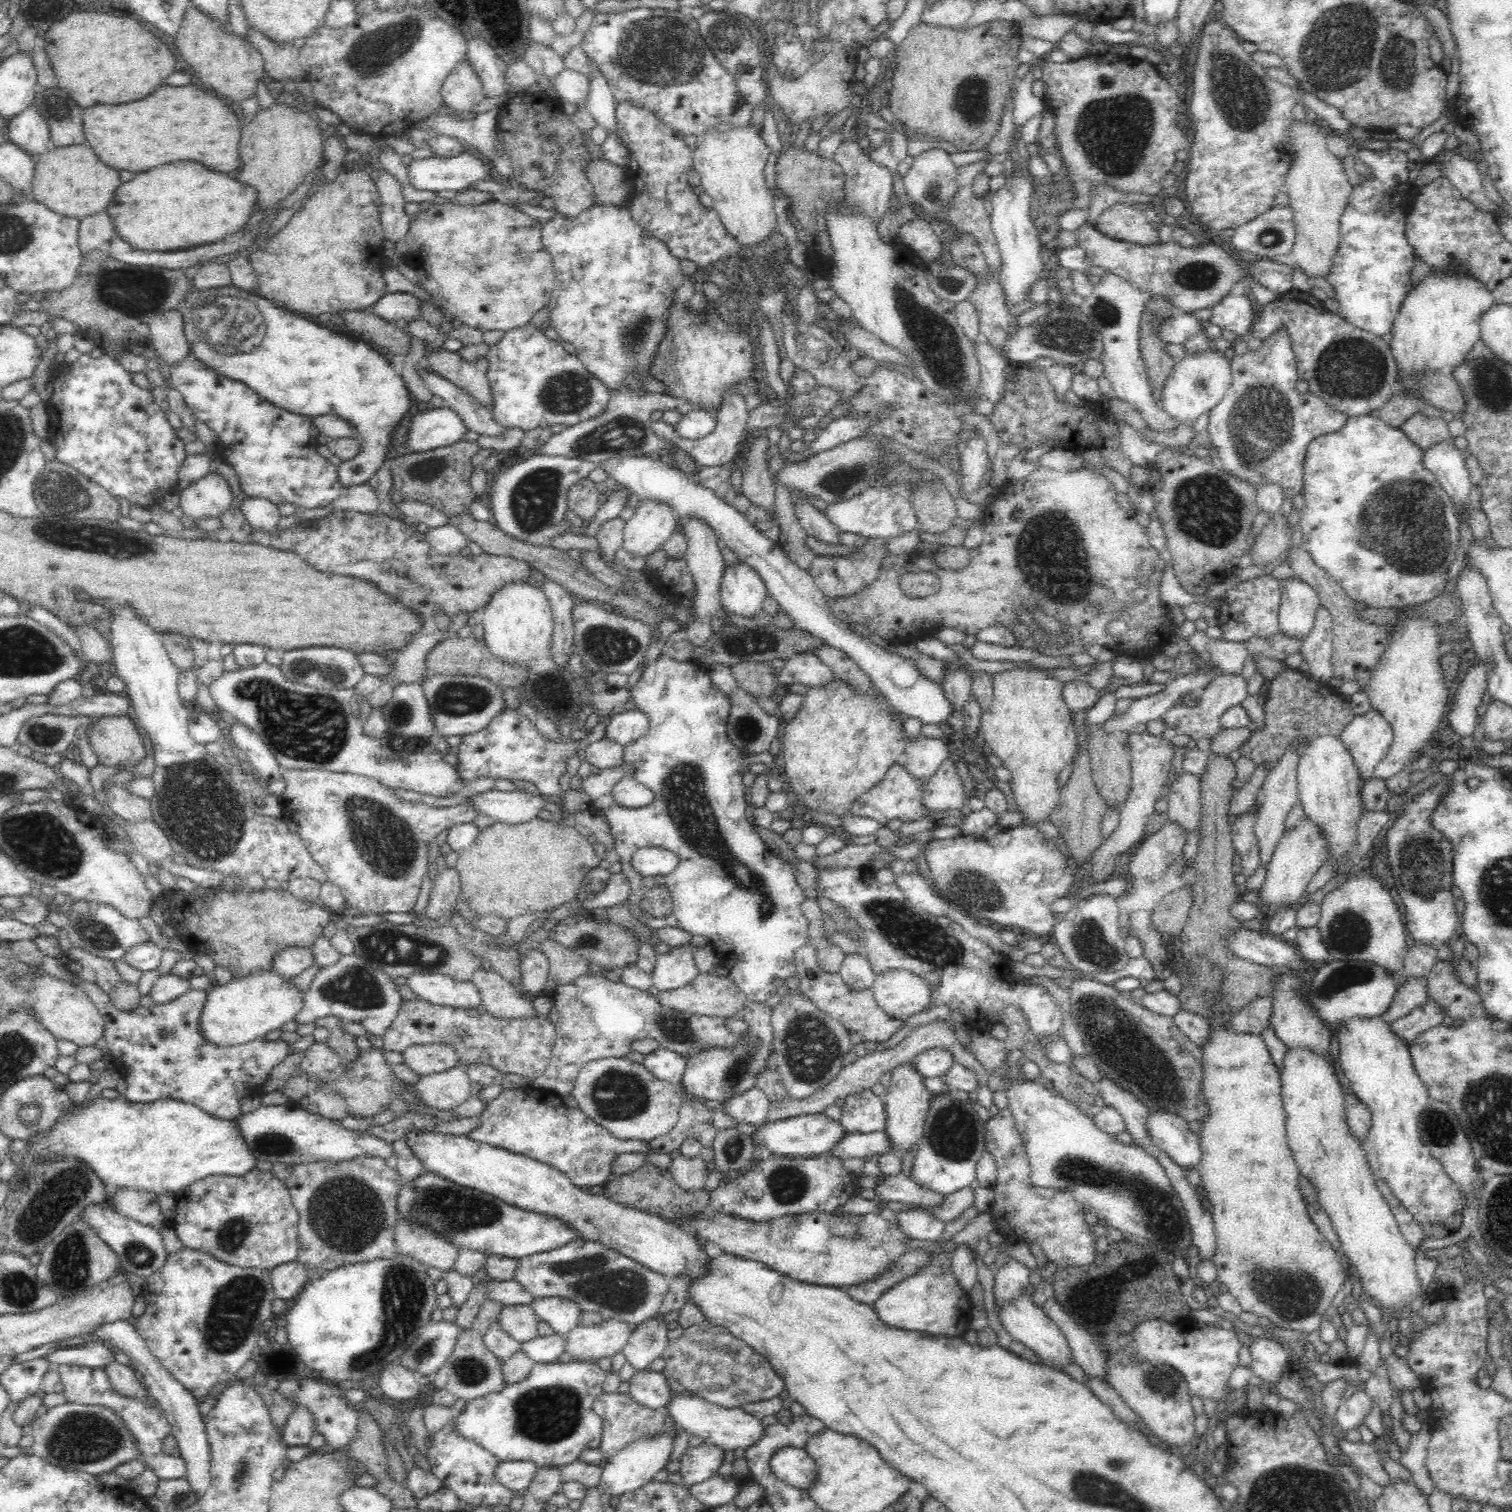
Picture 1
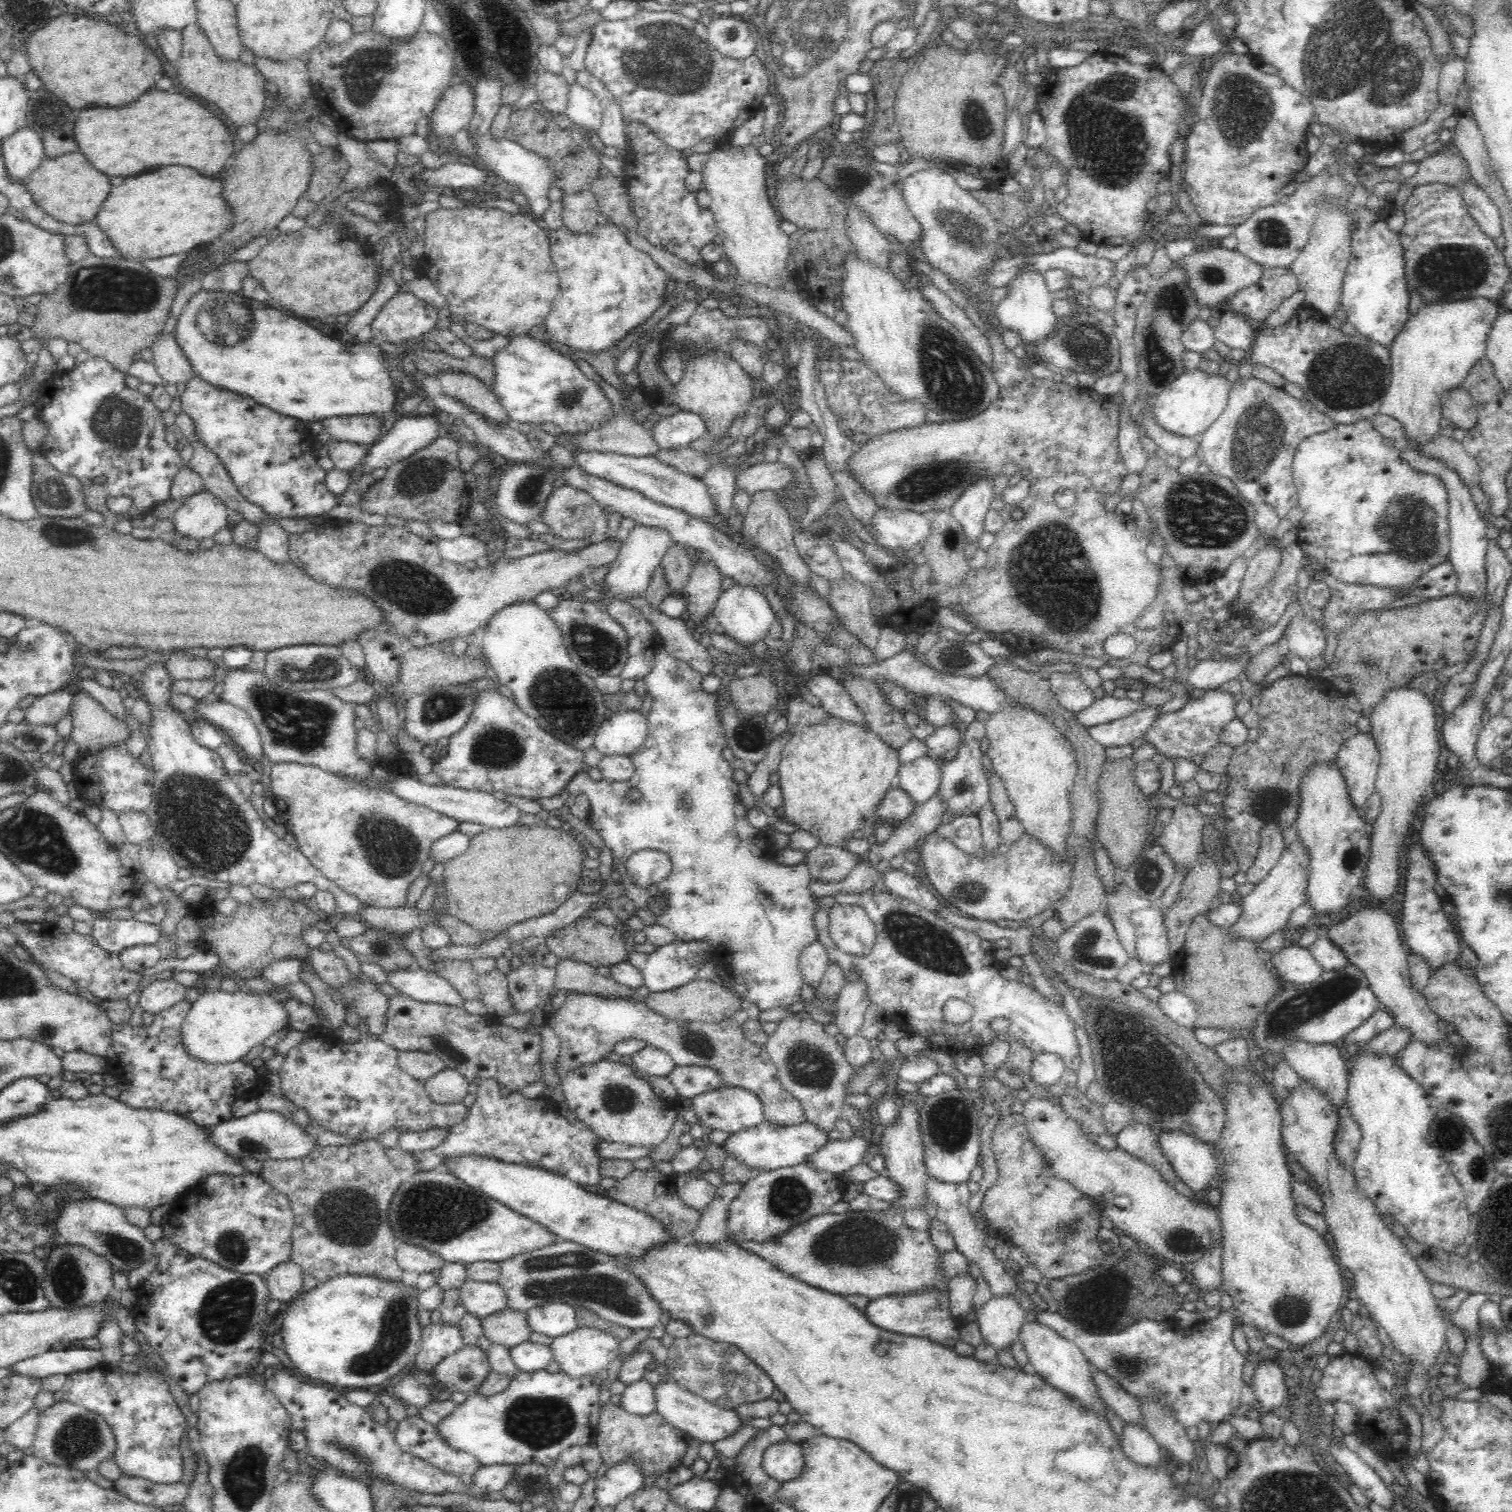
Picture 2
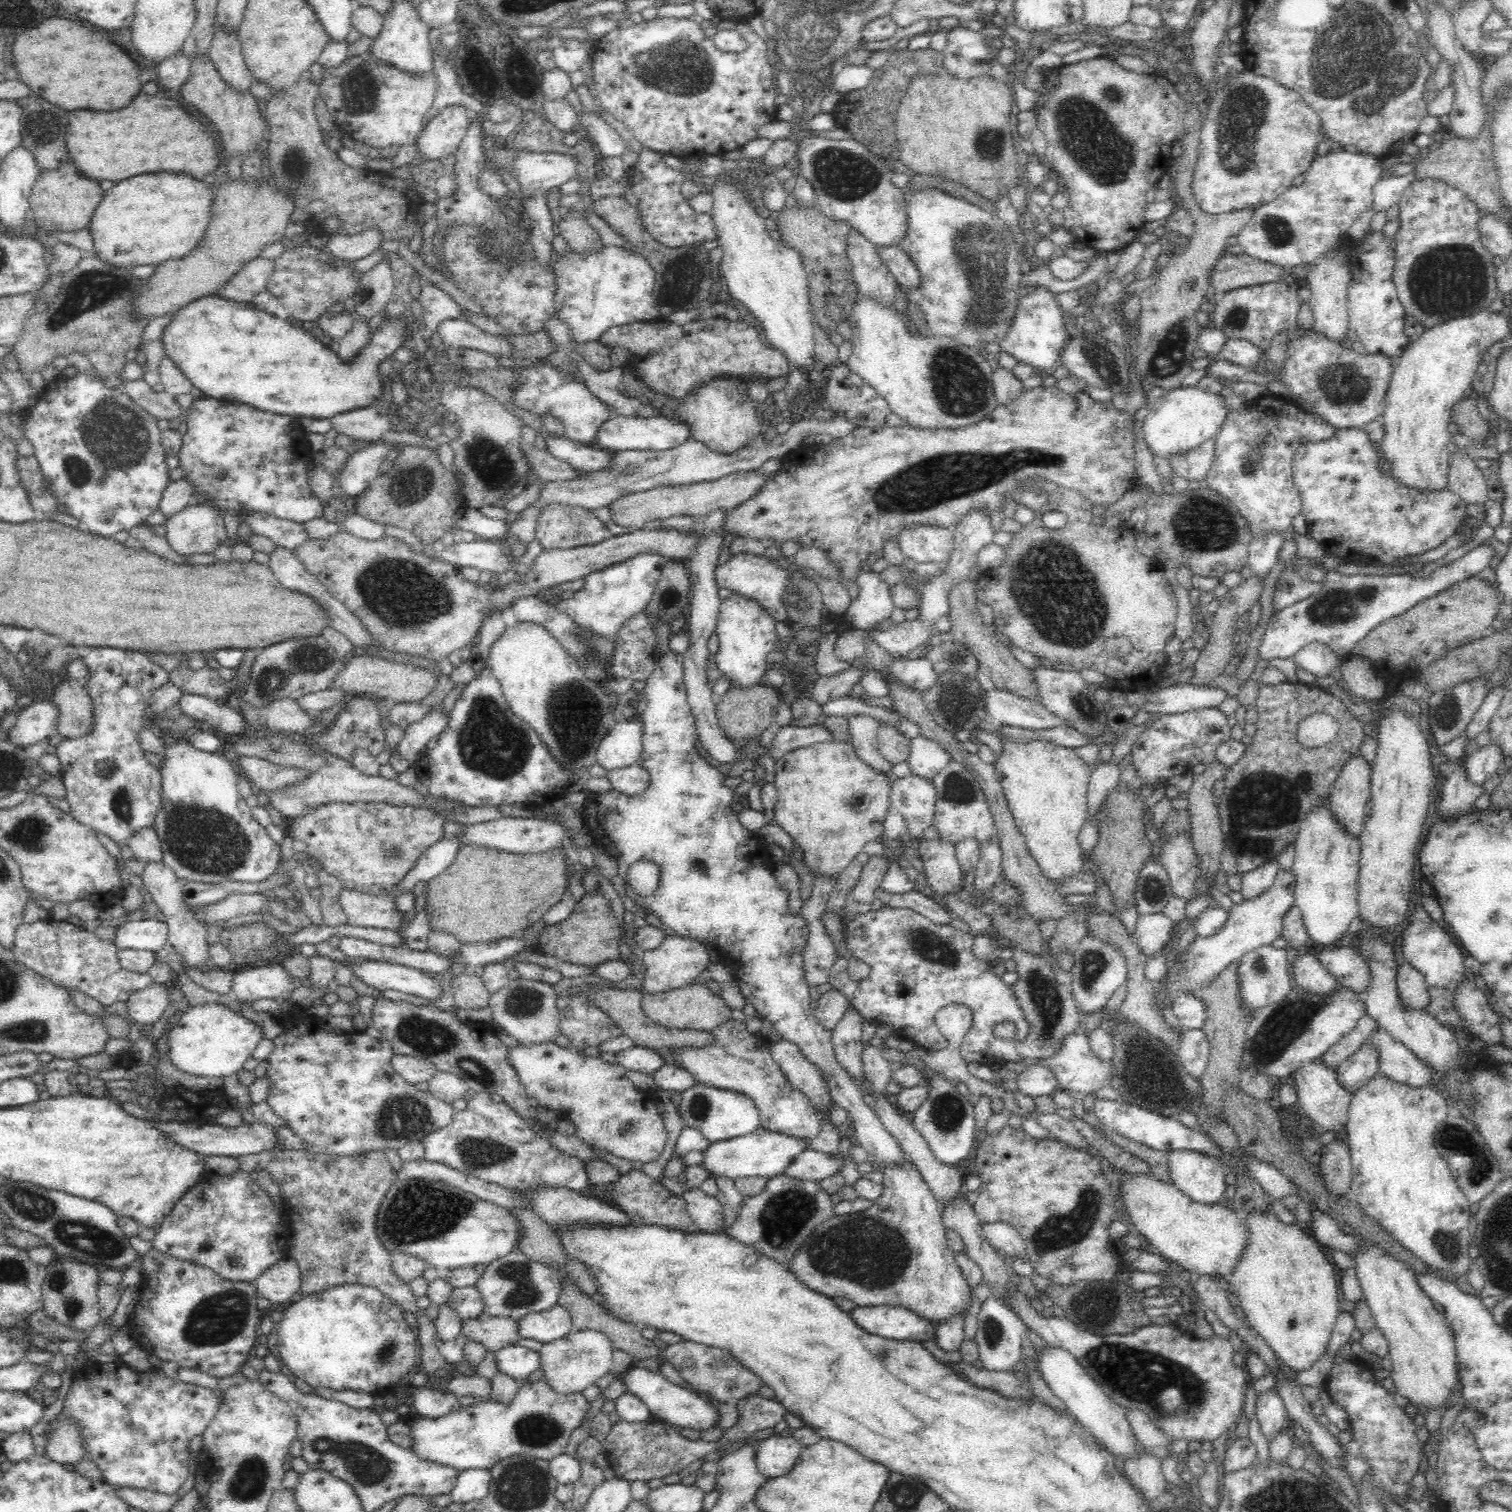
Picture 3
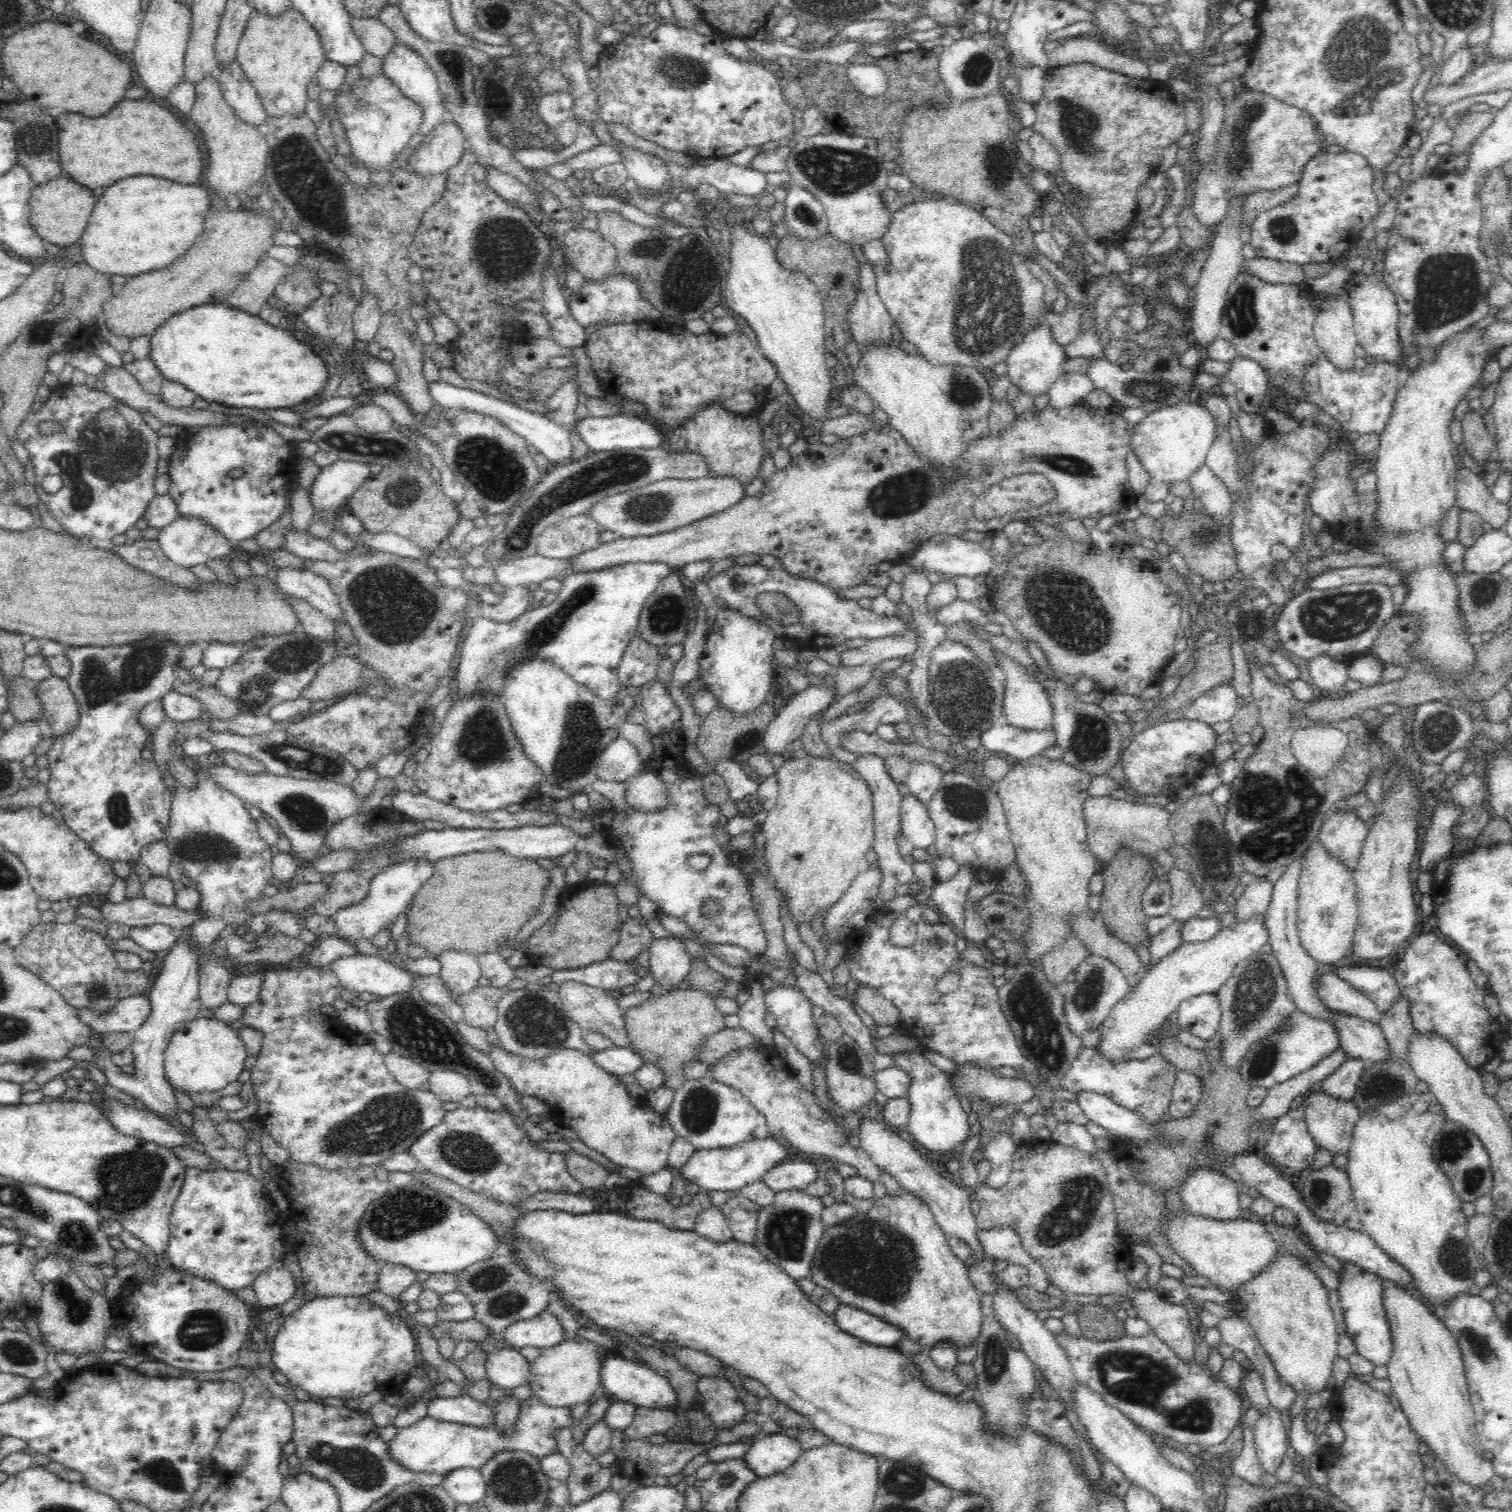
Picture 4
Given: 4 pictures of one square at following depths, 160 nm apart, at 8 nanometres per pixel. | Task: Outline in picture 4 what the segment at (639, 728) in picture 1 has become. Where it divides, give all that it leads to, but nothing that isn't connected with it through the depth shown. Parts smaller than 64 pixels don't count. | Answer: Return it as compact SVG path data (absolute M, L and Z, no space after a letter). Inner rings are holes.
M616 737L599 755L597 778L606 782L624 782L636 775L644 762L638 757L638 749L623 737Z

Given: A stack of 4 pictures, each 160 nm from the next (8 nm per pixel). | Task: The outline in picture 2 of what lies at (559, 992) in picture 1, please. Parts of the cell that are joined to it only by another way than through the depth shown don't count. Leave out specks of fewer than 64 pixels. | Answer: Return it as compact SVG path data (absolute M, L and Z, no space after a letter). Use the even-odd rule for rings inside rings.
M569 992L564 1004L554 1009L545 1022L561 1042L557 1057L559 1070L574 1070L582 1064L598 1062L612 1052L614 1044L628 1038L640 1038L664 1051L675 1065L708 1066L720 1074L724 1087L740 1087L758 1095L762 1101L762 1121L778 1126L798 1126L806 1122L800 1101L778 1080L776 1067L765 1045L756 1045L744 1035L742 1025L733 1017L717 1023L676 1021L654 1013L641 998L599 998Z

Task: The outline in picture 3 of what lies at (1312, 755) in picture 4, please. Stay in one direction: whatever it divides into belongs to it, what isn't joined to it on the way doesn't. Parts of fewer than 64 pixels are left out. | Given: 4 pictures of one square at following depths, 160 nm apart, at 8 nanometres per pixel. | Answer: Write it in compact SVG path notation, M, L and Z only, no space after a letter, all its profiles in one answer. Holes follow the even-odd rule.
M1326 713L1312 714L1298 724L1298 743L1304 749L1323 747L1324 745L1333 747L1334 740L1339 734L1339 728L1334 717Z

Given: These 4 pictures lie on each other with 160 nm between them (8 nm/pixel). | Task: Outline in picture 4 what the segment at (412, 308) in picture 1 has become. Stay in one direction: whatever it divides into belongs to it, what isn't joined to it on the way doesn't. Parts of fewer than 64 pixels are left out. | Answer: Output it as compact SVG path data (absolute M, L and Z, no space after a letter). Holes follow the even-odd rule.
M227 303L193 306L171 316L150 335L148 358L154 362L163 381L179 382L210 404L232 408L290 409L318 397L328 380L324 362L312 352L307 342L296 339L284 328L266 324L259 315L250 315Z

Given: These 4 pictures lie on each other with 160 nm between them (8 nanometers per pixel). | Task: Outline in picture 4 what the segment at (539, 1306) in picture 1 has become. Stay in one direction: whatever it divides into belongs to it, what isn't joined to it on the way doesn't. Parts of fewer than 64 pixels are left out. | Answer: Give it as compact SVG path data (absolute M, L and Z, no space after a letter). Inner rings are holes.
M544 1309L534 1318L514 1322L508 1326L501 1339L501 1345L506 1348L552 1348L563 1341L563 1329L556 1318Z

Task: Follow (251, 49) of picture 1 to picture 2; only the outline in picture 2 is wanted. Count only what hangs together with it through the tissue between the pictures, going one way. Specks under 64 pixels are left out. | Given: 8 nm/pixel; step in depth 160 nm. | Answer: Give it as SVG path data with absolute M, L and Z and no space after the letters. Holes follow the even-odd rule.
M190 24L182 30L182 54L178 62L177 81L182 88L188 92L200 96L206 102L212 102L222 110L222 114L234 124L237 130L246 125L255 125L264 110L264 100L268 91L264 88L264 77L254 66L243 64L240 59L237 61L224 61L220 59L205 33Z

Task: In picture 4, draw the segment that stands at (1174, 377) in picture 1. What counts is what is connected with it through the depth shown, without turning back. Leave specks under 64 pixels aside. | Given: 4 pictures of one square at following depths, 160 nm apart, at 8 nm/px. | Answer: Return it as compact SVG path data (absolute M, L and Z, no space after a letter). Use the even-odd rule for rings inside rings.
M1186 401L1178 406L1162 406L1134 424L1130 451L1148 472L1150 479L1143 496L1151 503L1164 501L1174 483L1188 481L1205 463L1217 432L1213 415L1200 404Z

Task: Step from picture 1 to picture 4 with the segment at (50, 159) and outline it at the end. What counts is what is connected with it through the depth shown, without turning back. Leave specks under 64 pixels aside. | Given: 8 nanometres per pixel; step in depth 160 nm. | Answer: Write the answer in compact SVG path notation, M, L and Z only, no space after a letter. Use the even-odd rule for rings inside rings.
M61 175L50 182L32 187L29 198L29 221L36 234L42 239L60 247L78 245L78 240L88 224L96 198L92 190L74 182L68 176Z

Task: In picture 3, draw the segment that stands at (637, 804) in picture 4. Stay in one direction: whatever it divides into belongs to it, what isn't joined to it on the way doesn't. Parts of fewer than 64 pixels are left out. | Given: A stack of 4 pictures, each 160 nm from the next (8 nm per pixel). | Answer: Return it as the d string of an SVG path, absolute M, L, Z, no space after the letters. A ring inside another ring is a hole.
M638 763L607 772L612 788L628 796L641 795L649 785L649 772Z

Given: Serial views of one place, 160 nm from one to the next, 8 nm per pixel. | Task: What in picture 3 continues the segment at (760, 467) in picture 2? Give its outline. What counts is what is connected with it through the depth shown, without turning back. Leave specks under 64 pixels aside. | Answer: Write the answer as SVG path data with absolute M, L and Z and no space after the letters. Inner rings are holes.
M740 471L716 478L716 480L706 480L706 482L657 486L650 490L642 490L642 492L632 492L609 505L611 522L627 528L628 533L633 533L636 529L663 528L663 522L666 522L668 518L702 517L712 510L729 512L753 498L754 494L764 486L766 479L764 475L758 475L756 471Z

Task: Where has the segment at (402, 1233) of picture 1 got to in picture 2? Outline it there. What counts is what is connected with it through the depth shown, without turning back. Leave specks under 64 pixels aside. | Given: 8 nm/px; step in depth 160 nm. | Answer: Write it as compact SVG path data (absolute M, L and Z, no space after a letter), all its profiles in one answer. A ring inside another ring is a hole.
M402 1242L396 1245L395 1259L403 1271L411 1270L420 1274L440 1269L445 1264L440 1256L423 1249L422 1246Z

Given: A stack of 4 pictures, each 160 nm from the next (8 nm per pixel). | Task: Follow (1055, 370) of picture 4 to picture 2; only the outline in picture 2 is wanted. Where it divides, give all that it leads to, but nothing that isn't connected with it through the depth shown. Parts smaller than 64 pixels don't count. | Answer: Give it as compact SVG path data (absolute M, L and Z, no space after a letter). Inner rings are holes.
M1022 271L1010 282L1007 297L997 304L996 318L1001 334L1005 330L1016 332L1024 347L1047 339L1053 335L1059 318L1052 310L1054 300L1040 271Z

